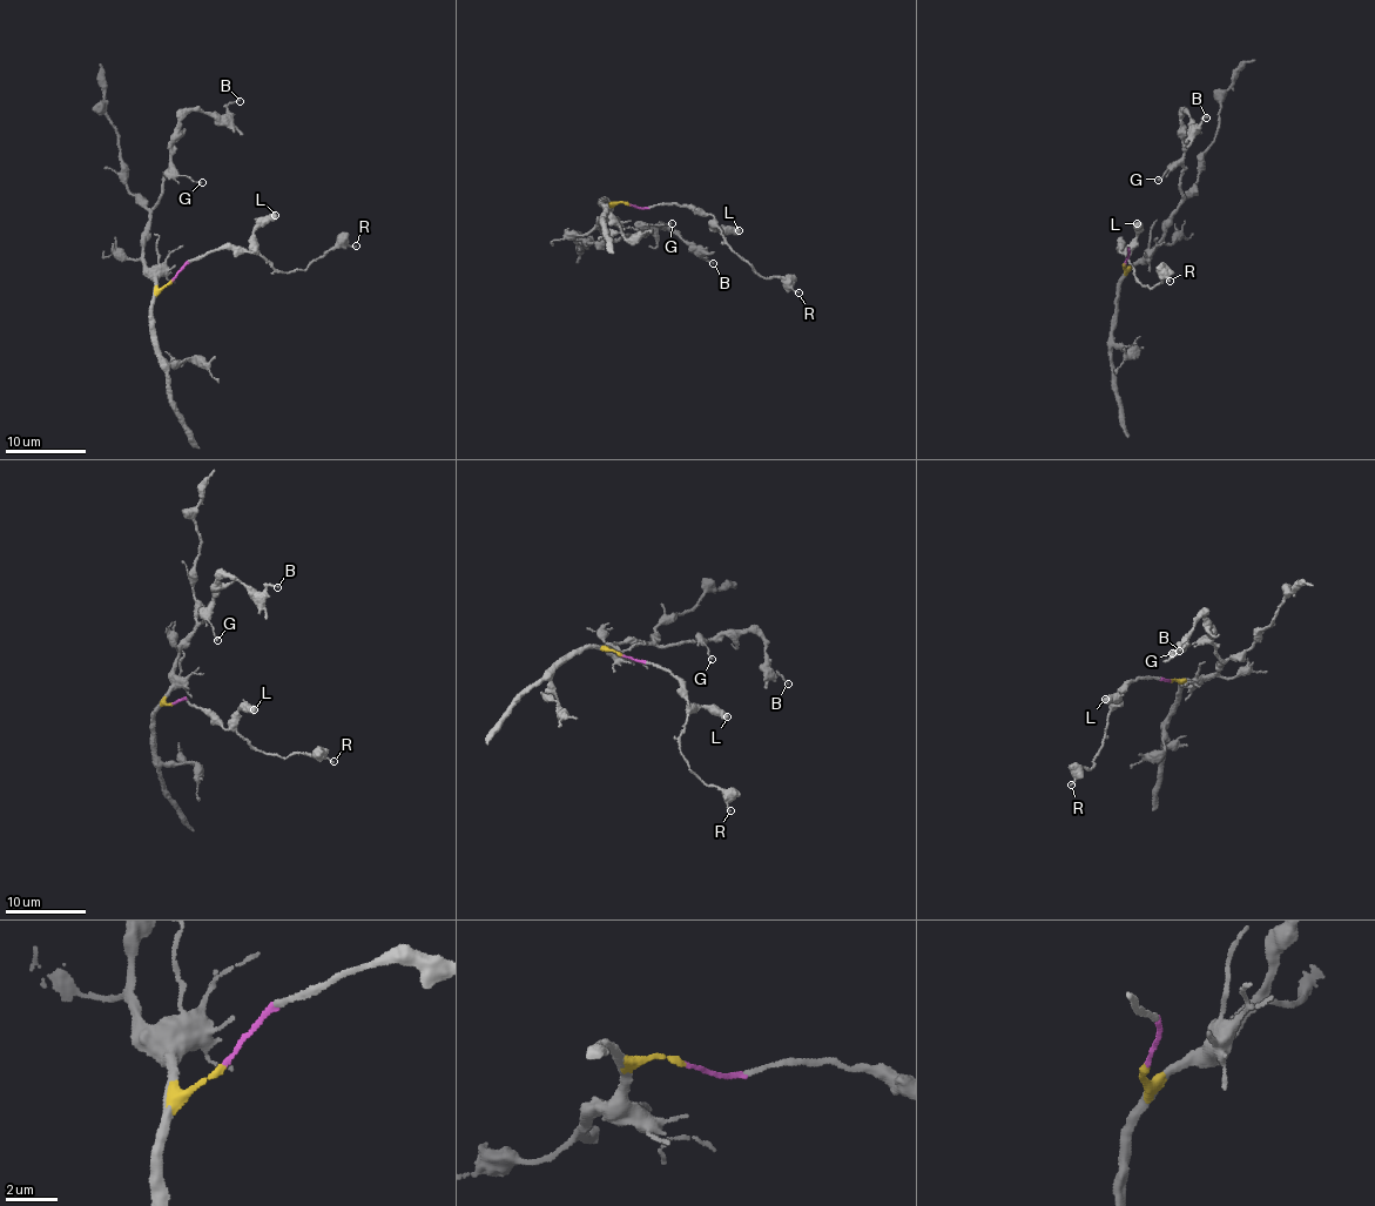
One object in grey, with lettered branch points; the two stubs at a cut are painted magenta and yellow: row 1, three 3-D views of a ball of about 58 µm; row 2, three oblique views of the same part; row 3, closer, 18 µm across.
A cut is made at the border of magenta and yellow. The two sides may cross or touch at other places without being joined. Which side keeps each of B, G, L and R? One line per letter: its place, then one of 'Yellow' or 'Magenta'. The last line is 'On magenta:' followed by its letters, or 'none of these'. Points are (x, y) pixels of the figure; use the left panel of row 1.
B: Place: (240, 101). Yellow
G: Place: (202, 182). Yellow
L: Place: (275, 215). Magenta
R: Place: (356, 246). Magenta
On magenta: L, R

